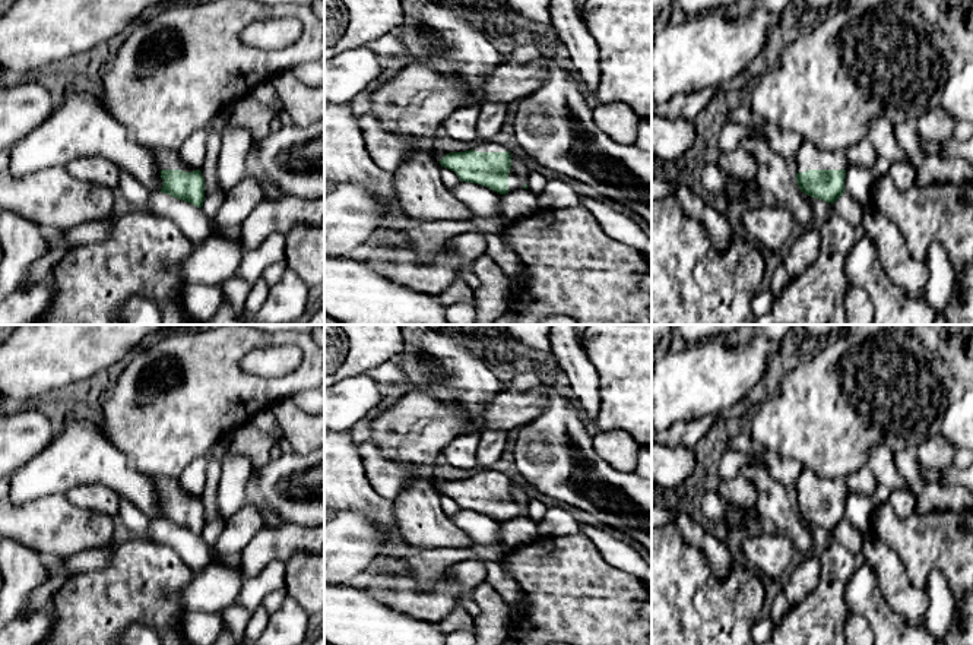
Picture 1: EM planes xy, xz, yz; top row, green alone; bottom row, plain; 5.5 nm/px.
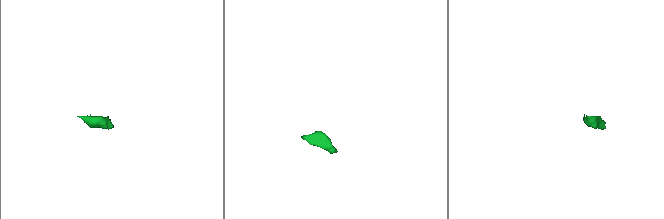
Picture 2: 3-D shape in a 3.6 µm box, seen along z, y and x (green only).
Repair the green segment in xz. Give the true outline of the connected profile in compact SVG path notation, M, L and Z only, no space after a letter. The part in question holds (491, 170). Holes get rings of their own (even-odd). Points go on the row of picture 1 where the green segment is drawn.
M481 140L465 152L441 154L432 149L431 156L454 171L460 181L476 183L500 195L529 187L513 173L510 151L498 140Z

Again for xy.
M153 151L164 180L159 193L167 193L197 208L205 202L205 178L200 170L190 168L177 151Z

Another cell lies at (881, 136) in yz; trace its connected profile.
M887 116L869 121L865 139L875 149L877 158L884 158L890 164L906 162L906 154L896 140L894 124Z

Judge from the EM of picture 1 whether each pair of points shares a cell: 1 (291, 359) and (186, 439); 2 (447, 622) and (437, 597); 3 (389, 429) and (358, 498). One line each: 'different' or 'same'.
1: different
2: different
3: different

